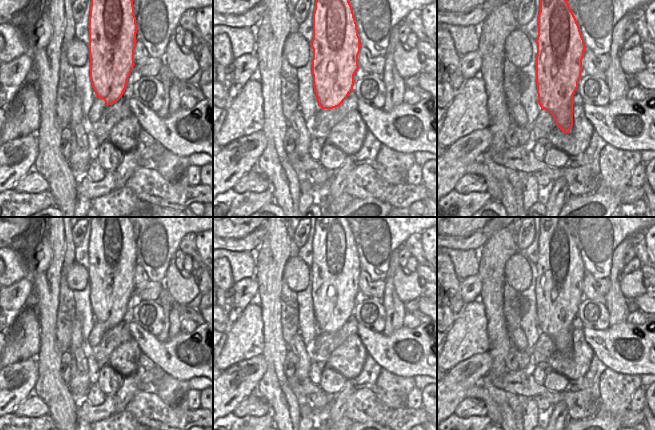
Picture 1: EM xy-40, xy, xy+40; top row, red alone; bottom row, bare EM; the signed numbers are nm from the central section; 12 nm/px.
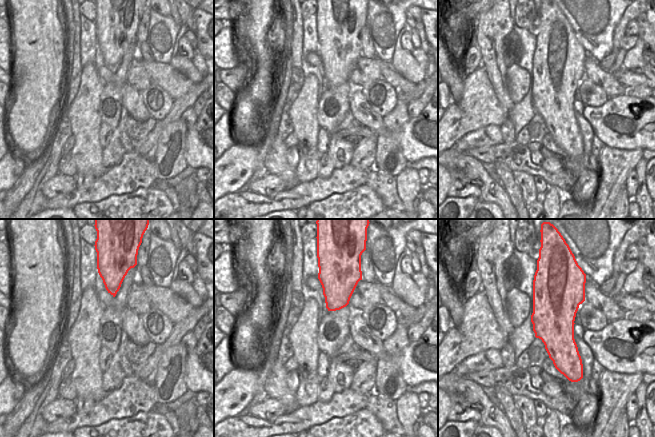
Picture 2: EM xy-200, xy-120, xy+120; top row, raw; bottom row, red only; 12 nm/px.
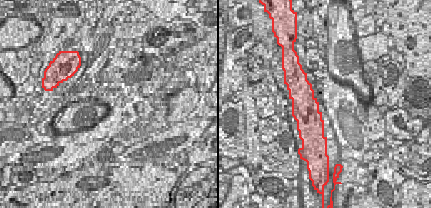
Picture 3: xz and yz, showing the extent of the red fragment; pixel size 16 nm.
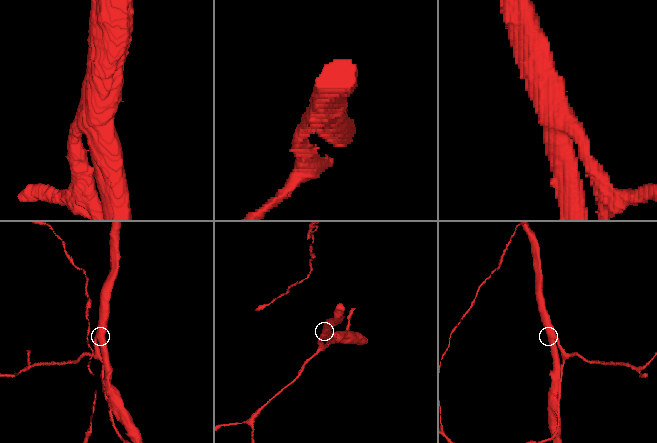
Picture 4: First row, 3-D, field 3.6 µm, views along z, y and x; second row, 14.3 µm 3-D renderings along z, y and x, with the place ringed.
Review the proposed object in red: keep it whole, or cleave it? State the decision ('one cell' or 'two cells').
one cell

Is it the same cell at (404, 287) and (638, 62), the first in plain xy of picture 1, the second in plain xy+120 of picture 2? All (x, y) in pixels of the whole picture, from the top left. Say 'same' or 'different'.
same

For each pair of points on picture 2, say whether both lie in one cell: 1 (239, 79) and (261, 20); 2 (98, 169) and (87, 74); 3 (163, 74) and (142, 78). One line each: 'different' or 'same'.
1: different
2: same
3: different

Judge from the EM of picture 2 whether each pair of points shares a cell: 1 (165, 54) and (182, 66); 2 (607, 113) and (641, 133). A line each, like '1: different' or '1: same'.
1: different
2: same

